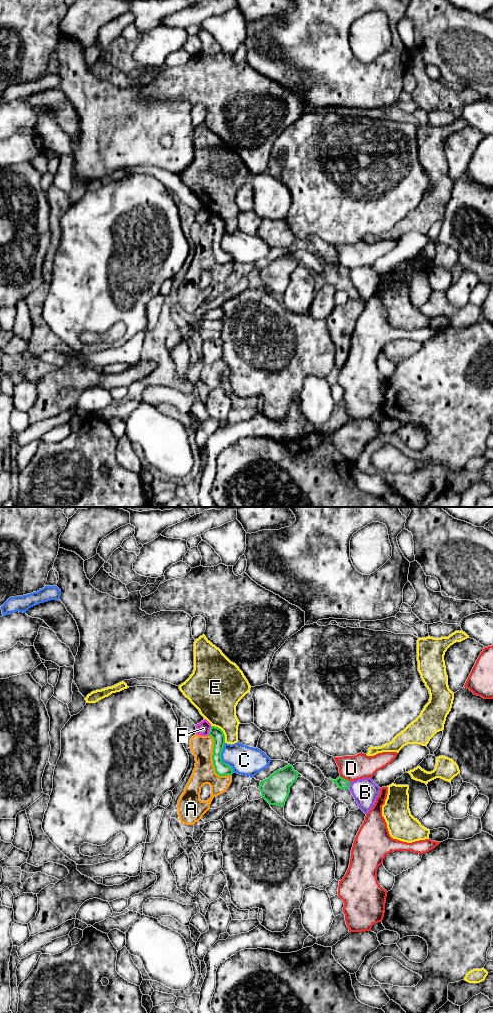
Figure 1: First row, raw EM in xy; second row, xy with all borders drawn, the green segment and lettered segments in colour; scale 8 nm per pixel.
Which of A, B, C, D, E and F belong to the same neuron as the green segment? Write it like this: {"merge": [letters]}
{"merge": []}

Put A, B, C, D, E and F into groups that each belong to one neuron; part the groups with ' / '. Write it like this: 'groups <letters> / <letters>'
groups A / B / C / D / E / F

